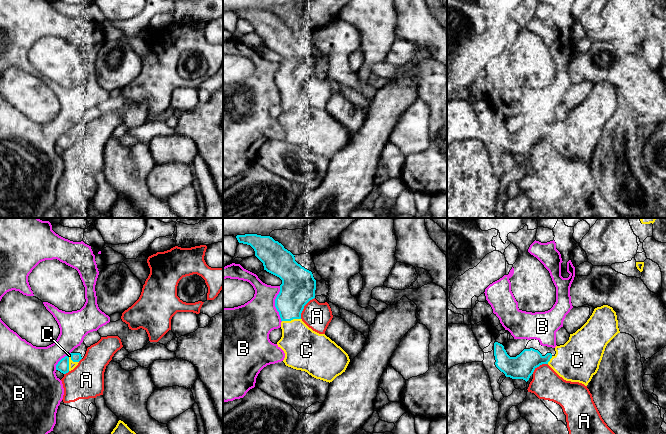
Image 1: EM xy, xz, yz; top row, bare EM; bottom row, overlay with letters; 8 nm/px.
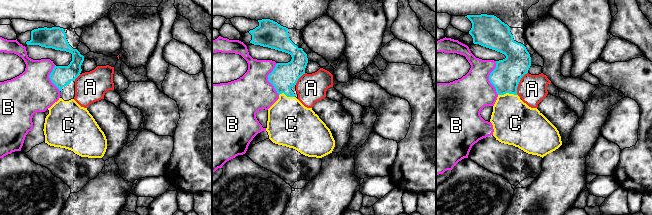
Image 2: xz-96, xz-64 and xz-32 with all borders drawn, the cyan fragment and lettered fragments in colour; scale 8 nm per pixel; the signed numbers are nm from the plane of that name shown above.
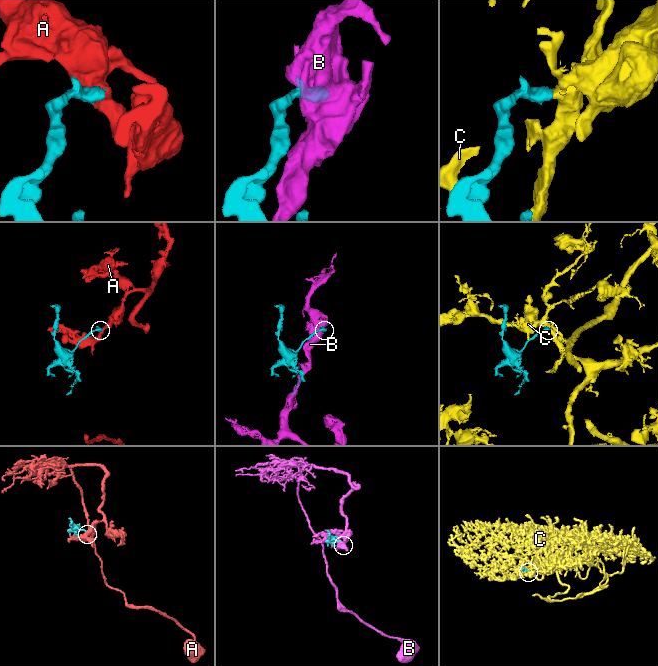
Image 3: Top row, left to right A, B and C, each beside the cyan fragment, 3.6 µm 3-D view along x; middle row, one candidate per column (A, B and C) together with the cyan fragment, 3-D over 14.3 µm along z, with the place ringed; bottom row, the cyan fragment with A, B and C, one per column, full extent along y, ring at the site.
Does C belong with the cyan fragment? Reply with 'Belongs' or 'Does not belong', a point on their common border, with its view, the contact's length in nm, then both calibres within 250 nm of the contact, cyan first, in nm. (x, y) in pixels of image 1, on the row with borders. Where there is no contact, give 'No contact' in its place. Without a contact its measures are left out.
Belongs. Touches cyan at xy (68, 362). Shared border 140 nm. Thickness 100 nm (cyan) against 60 nm

